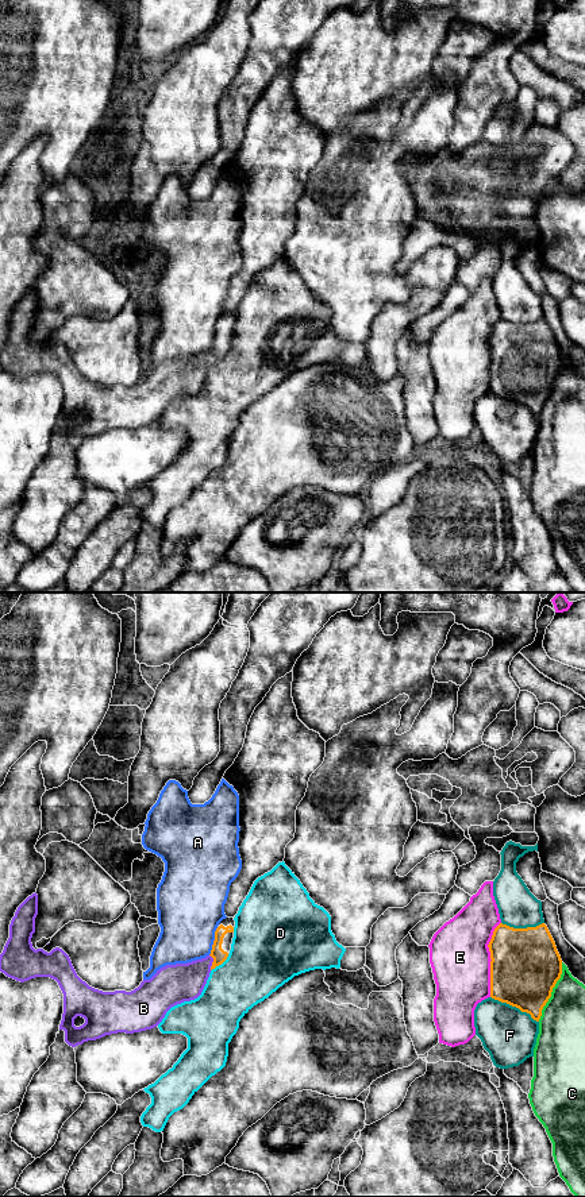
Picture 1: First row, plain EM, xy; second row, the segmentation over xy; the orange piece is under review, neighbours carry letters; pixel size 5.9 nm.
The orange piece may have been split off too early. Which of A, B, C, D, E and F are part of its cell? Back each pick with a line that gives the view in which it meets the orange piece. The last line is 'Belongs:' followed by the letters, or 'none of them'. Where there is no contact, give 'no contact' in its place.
B: xy
Belongs: B

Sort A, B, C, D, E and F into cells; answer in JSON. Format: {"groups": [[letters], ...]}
{"groups": [["A"], ["B"], ["C"], ["D"], ["E"], ["F"]]}

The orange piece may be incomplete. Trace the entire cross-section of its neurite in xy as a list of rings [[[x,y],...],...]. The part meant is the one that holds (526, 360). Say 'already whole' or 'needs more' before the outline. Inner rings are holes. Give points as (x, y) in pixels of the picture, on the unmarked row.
already whole; [[[500,318],[488,343],[490,393],[539,417],[562,370],[562,355],[547,321],[513,324]]]

